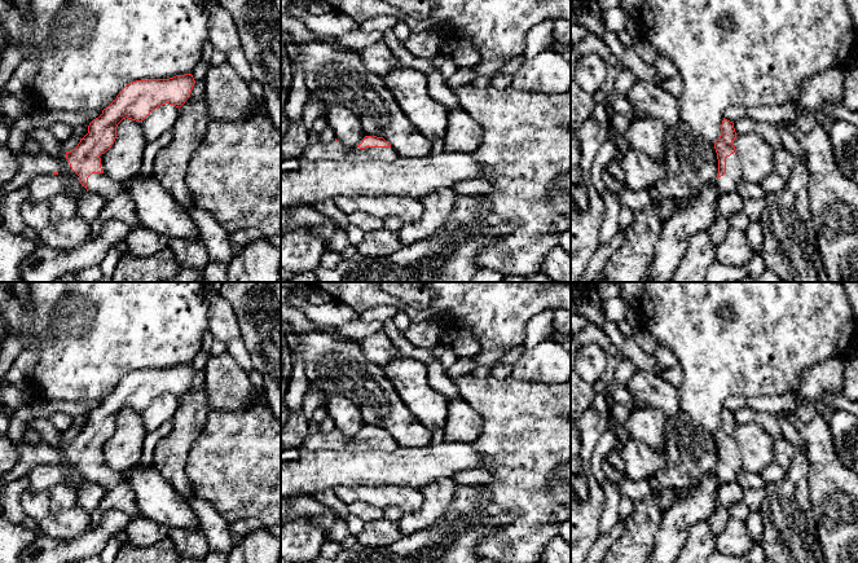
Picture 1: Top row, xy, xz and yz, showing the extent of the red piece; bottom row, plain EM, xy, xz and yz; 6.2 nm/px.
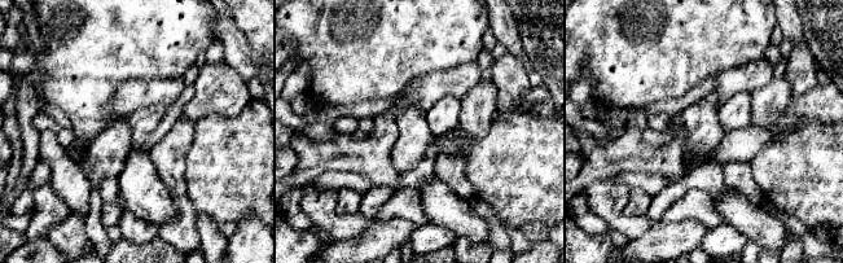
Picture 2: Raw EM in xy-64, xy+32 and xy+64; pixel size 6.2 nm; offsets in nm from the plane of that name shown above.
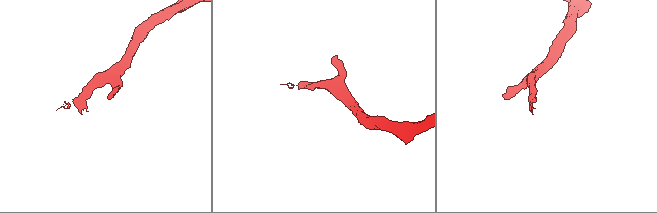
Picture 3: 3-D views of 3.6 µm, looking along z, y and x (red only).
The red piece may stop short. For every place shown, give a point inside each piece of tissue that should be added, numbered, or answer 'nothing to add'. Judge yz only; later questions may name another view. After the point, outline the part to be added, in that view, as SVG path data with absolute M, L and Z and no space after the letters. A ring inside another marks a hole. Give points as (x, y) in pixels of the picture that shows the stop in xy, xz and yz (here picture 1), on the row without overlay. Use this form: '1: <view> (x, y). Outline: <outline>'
1: yz (727, 473). Outline: M734 443L726 448L726 463L717 469L717 479L721 485L730 483L735 480L742 470L740 449L738 443Z

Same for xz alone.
1: xz (334, 440). Outline: M331 431L329 434L316 432L308 435L300 447L300 452L313 452L313 450L339 450L339 452L357 452L360 449L370 450L378 449L387 453L395 452L400 445L391 437L365 437L360 439L357 436L347 437L339 431Z

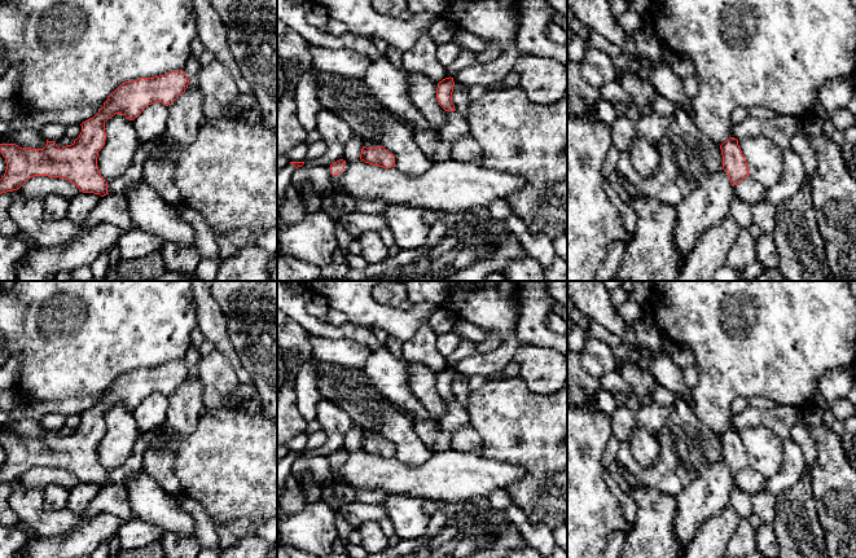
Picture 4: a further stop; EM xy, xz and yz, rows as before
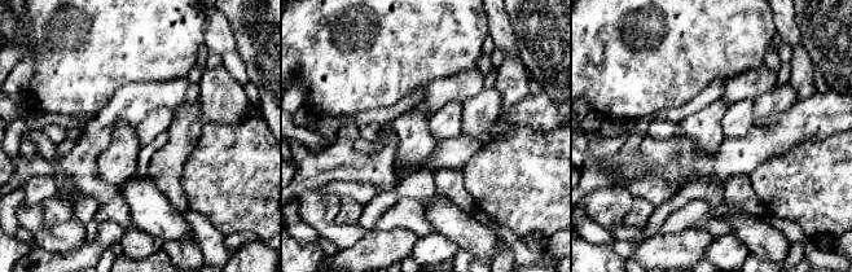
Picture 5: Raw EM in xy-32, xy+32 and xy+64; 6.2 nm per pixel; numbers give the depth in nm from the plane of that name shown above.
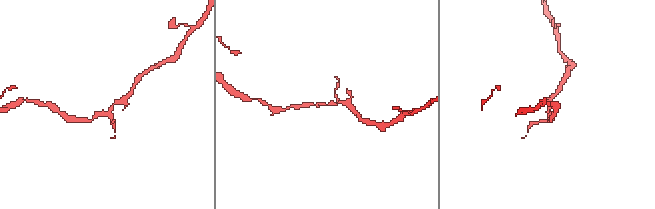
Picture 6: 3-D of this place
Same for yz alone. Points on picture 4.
nothing to add

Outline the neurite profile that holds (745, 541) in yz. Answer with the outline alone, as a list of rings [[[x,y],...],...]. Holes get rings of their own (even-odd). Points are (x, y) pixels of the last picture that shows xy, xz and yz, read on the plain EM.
[[[742,519],[729,541],[725,554],[730,558],[747,558],[758,550],[758,532],[750,520]]]

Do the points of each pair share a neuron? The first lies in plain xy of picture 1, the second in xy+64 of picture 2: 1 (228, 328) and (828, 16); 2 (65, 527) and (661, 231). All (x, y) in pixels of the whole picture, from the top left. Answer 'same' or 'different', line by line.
1: different
2: different

